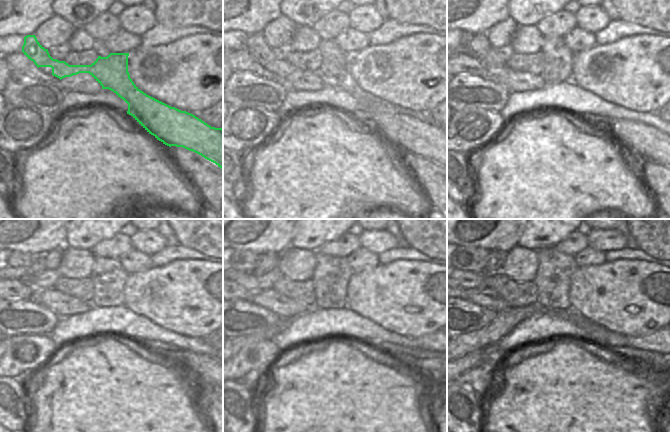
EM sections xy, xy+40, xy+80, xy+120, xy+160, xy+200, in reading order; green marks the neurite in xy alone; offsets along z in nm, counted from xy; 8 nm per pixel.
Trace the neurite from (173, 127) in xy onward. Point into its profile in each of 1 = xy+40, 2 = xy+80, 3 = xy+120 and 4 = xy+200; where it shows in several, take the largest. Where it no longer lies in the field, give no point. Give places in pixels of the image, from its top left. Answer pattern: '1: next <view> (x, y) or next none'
1: next xy+40 (409, 134)
2: next xy+80 (647, 143)
3: next xy+120 (201, 365)
4: next xy+200 (471, 259)

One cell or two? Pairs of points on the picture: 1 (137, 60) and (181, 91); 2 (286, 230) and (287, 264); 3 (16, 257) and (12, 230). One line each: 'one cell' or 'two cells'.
1: one cell
2: two cells
3: two cells

